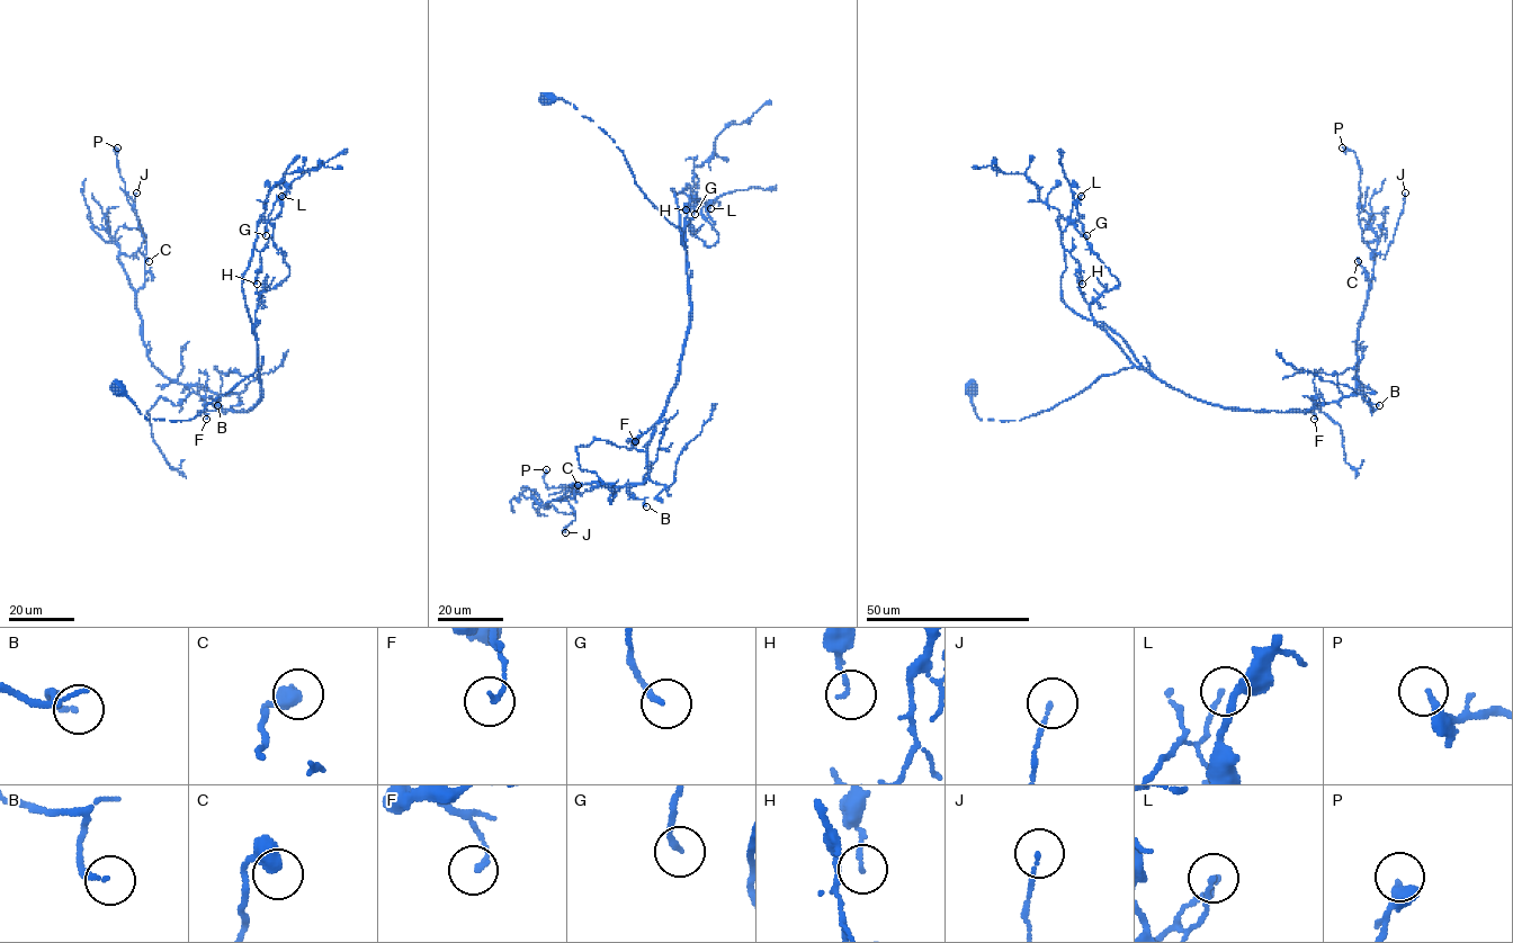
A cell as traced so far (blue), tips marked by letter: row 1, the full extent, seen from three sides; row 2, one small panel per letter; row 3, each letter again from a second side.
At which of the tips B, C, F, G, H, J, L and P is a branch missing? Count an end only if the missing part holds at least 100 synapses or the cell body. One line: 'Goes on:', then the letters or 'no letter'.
Goes on: no letter

